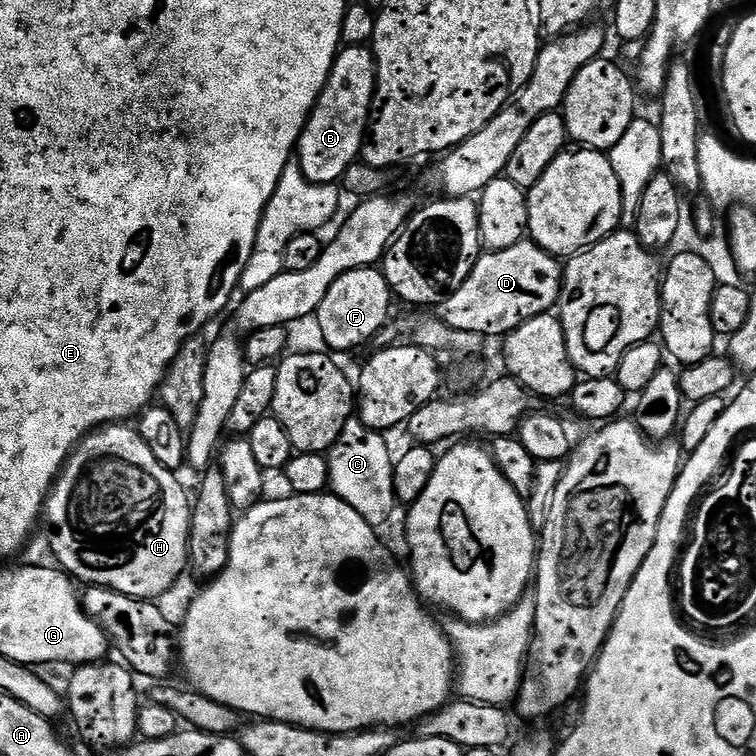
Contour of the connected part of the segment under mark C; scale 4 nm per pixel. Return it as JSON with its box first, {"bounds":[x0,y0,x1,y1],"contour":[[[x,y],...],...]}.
{"bounds":[326,418,398,529],"contour":[[[353,418],[346,422],[342,434],[334,442],[334,446],[329,448],[326,455],[328,458],[328,488],[331,495],[337,496],[346,506],[354,506],[362,518],[371,528],[383,529],[383,524],[392,516],[392,511],[398,508],[396,491],[394,490],[394,452],[388,449],[385,437],[381,433],[375,432],[373,428],[367,428],[359,418]]]}

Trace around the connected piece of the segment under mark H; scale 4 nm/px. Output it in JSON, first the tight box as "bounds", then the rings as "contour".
{"bounds":[42,423,192,601],"contour":[[[127,423],[106,424],[94,432],[88,433],[79,444],[72,450],[71,456],[64,462],[64,467],[60,470],[60,475],[56,477],[56,483],[48,491],[48,499],[44,501],[44,511],[42,513],[42,524],[48,527],[48,544],[52,547],[52,552],[56,555],[55,563],[63,571],[77,581],[85,580],[83,583],[97,588],[109,588],[118,594],[133,596],[136,600],[155,601],[156,596],[164,596],[176,584],[176,579],[183,572],[186,572],[188,563],[188,535],[192,525],[192,504],[190,496],[184,493],[182,485],[176,481],[177,473],[173,469],[162,466],[158,458],[154,458],[154,453],[150,451],[150,446],[142,442],[139,431]]]}

